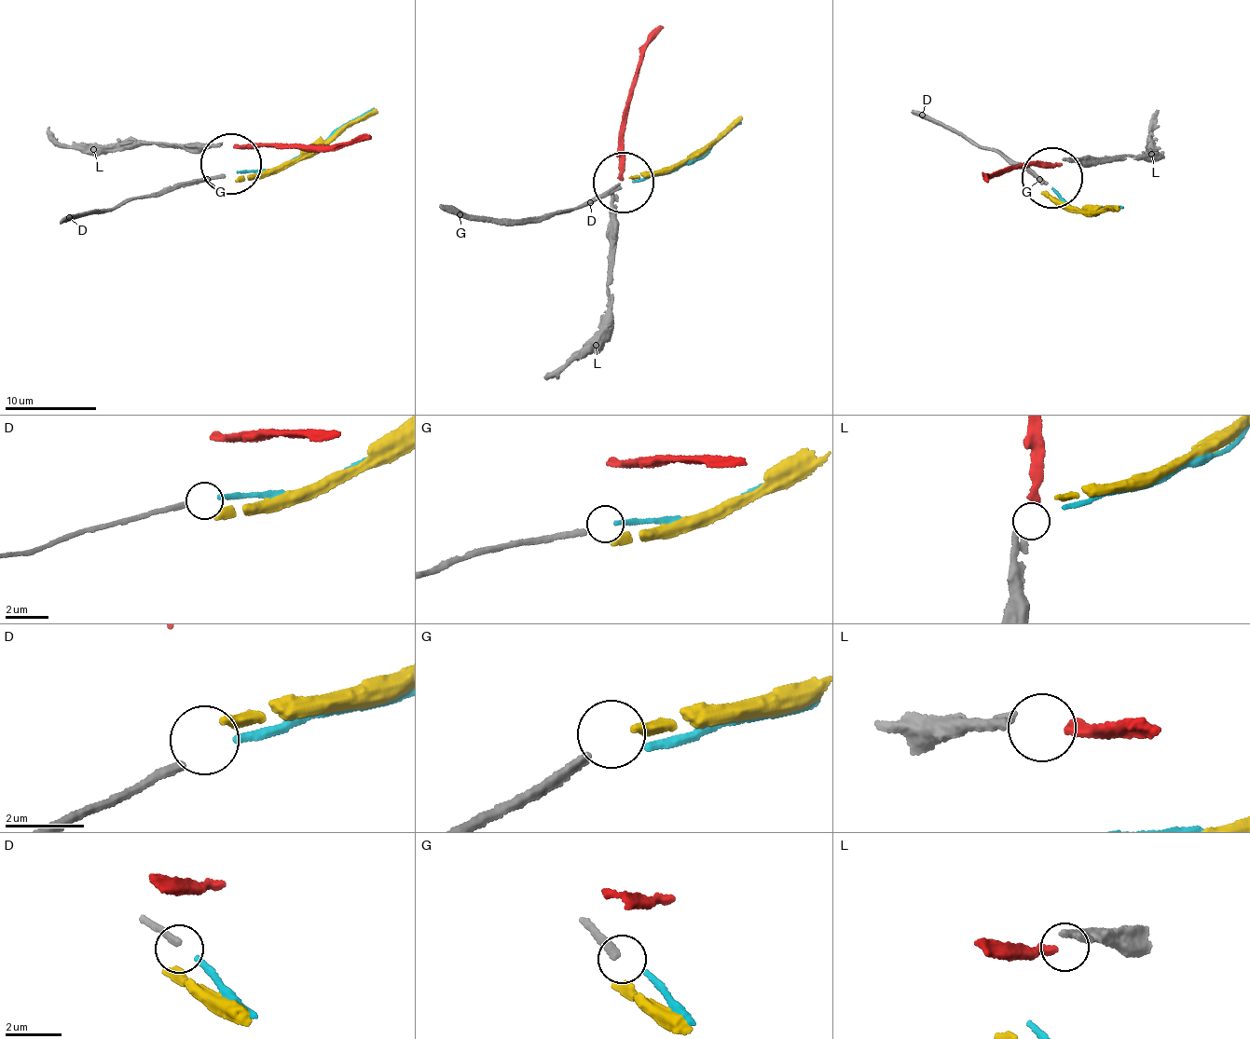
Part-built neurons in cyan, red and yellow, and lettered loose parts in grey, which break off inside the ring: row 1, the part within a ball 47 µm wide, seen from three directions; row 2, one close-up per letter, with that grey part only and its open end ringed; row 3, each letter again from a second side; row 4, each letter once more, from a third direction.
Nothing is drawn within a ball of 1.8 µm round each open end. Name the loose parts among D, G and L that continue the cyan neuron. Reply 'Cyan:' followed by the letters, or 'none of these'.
Cyan: D

